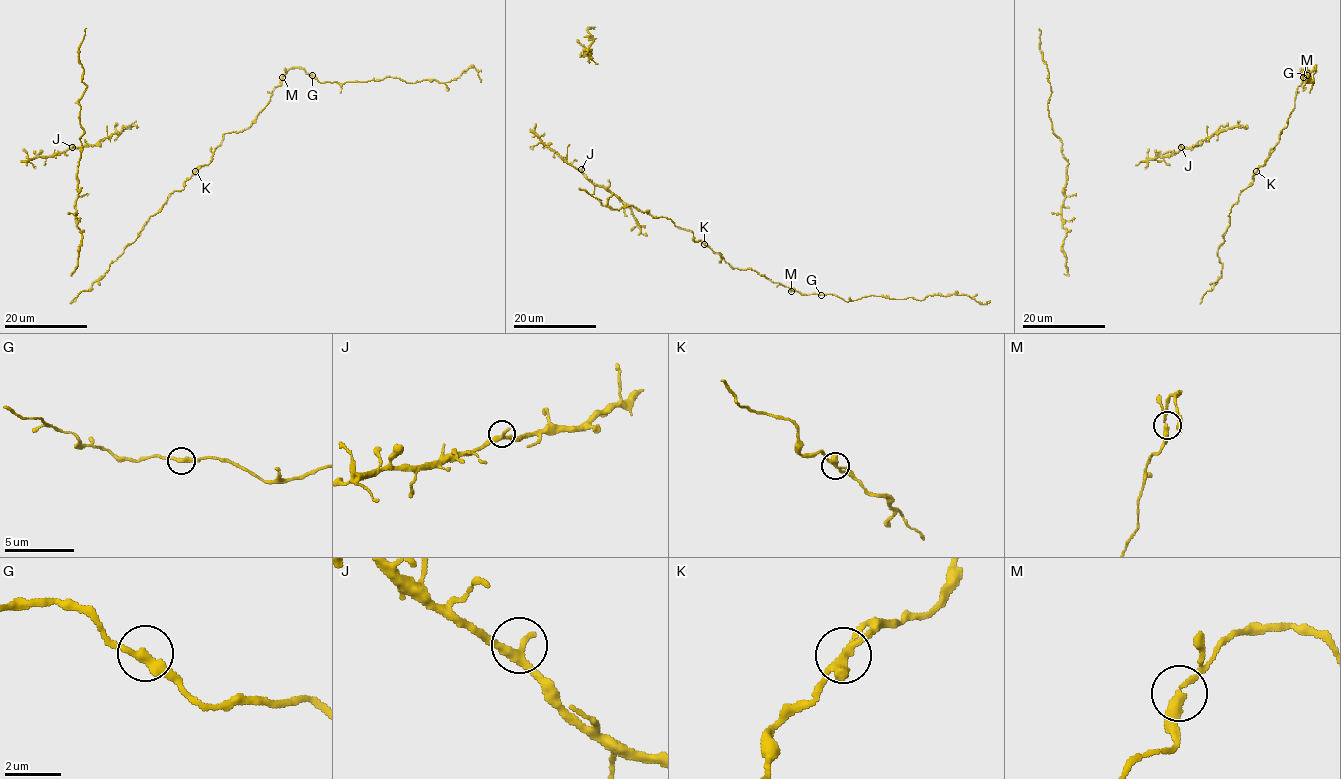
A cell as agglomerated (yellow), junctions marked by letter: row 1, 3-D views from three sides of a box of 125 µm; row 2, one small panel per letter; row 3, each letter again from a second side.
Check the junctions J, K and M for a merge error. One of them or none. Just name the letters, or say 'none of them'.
none of them

